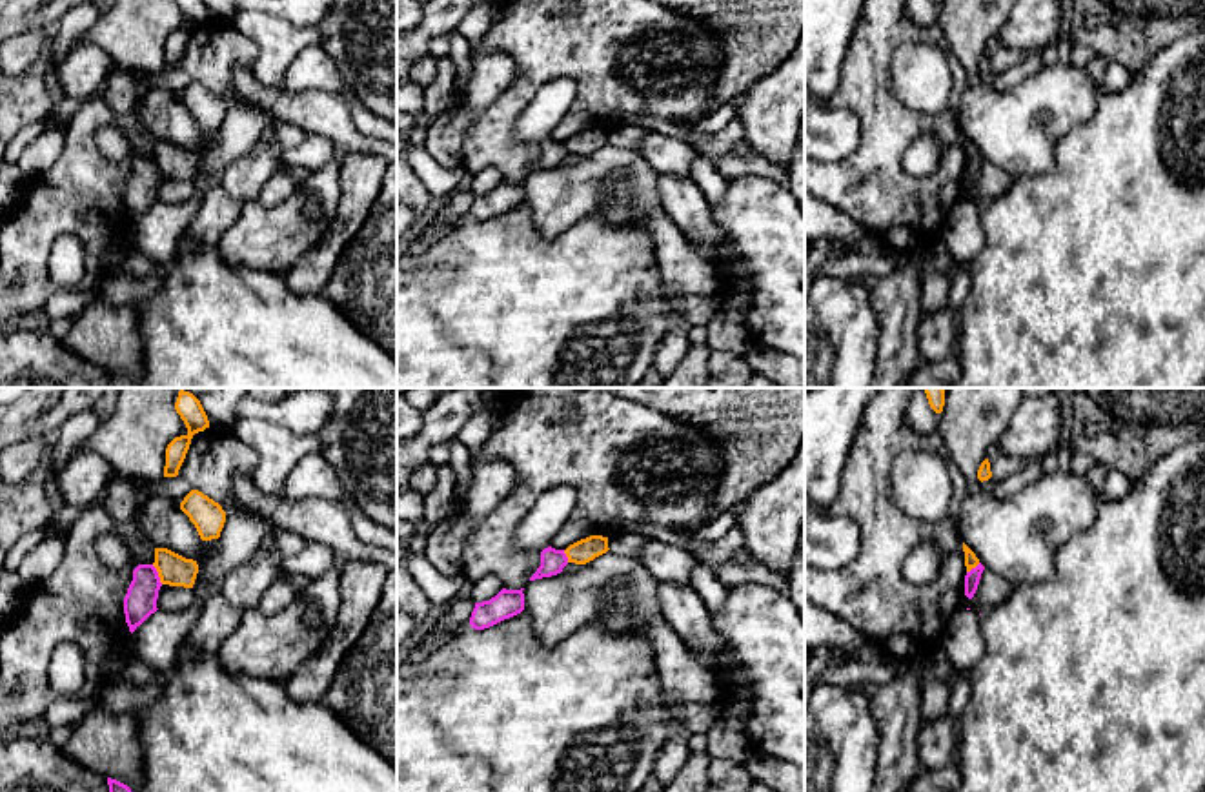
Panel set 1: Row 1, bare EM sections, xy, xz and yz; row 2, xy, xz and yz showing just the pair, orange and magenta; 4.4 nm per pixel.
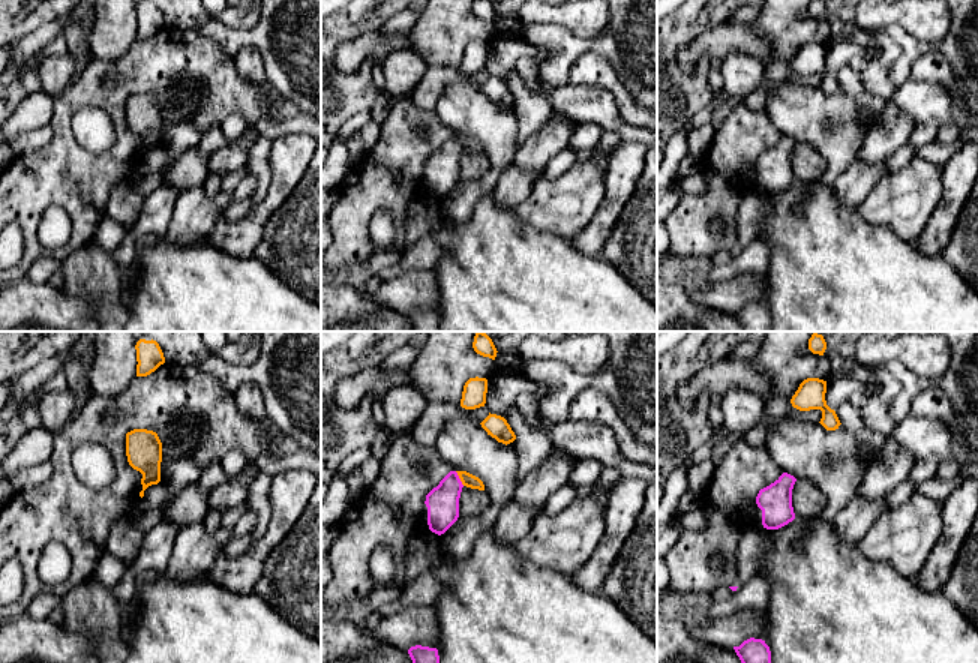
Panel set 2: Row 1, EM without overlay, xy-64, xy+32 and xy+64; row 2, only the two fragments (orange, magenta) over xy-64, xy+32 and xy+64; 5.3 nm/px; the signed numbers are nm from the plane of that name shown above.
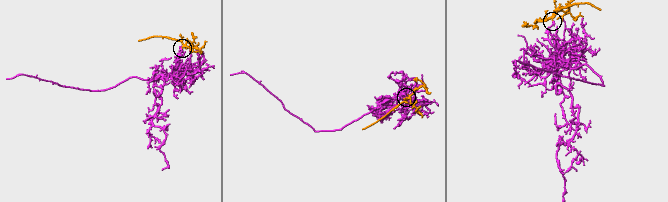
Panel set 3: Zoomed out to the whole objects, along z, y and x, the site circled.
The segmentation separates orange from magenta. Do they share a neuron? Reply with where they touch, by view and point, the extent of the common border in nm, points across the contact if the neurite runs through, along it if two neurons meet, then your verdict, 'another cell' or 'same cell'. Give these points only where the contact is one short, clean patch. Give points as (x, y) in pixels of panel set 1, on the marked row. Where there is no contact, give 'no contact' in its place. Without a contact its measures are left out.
xy (159, 574) | 100 nm | along xy (151, 565), (162, 583) | another cell

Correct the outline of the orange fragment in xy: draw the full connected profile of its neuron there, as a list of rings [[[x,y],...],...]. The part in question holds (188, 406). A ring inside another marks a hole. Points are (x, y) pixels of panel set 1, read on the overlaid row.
[[[180,390],[175,402],[175,410],[184,421],[187,433],[175,437],[167,444],[164,477],[178,475],[178,470],[186,459],[193,435],[209,428],[208,415],[200,401],[193,393]]]

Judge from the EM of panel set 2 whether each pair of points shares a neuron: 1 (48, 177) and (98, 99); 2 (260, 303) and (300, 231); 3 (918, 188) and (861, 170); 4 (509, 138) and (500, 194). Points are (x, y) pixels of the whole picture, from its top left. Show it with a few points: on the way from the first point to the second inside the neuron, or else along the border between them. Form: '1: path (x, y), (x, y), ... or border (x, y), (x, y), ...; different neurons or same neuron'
1: path (63, 153), (63, 116), (74, 105); same neuron
2: border (254, 255), (303, 297); different neurons
3: border (888, 173), (860, 203); different neurons
4: border (512, 162), (498, 179); different neurons

